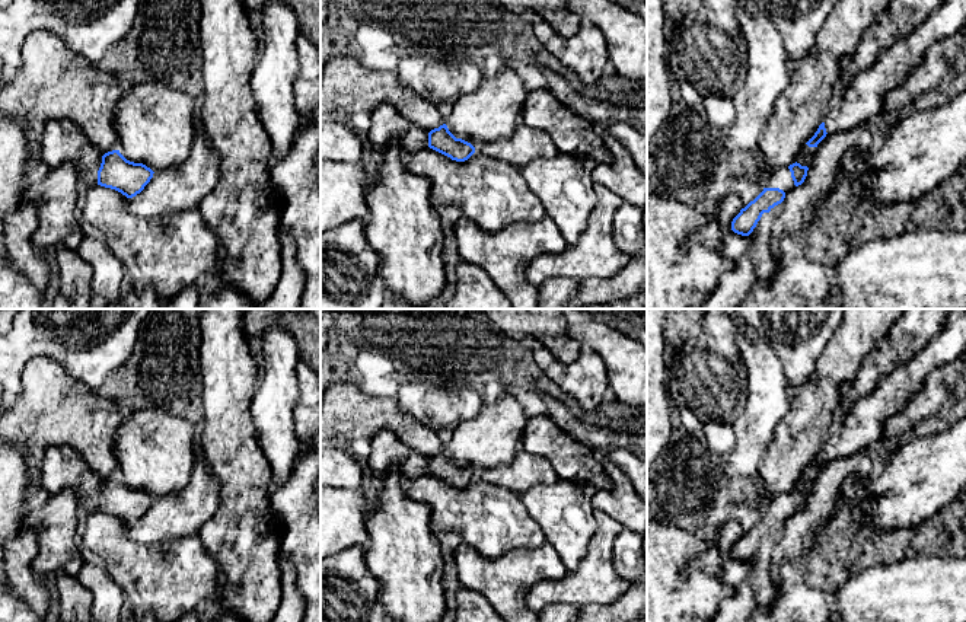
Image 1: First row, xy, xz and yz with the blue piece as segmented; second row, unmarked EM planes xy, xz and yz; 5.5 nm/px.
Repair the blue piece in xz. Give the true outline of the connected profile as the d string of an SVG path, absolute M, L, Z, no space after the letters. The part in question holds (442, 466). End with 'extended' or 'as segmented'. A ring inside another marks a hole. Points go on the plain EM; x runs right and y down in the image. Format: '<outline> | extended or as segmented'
M383 430L372 440L372 453L367 460L374 484L396 466L404 482L411 482L427 473L456 488L468 487L475 473L456 465L446 450L430 459L408 447L393 431Z | extended

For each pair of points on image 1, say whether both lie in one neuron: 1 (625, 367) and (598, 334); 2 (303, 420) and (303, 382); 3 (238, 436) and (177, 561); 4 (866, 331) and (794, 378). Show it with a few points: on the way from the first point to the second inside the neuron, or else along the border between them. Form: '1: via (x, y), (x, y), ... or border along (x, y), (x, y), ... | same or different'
1: via (622, 359), (606, 343) | same
2: via (305, 411), (305, 391) | same
3: border along (197, 535), (204, 551), (216, 564) | different
4: border along (835, 334), (819, 356), (813, 373), (802, 385) | different

